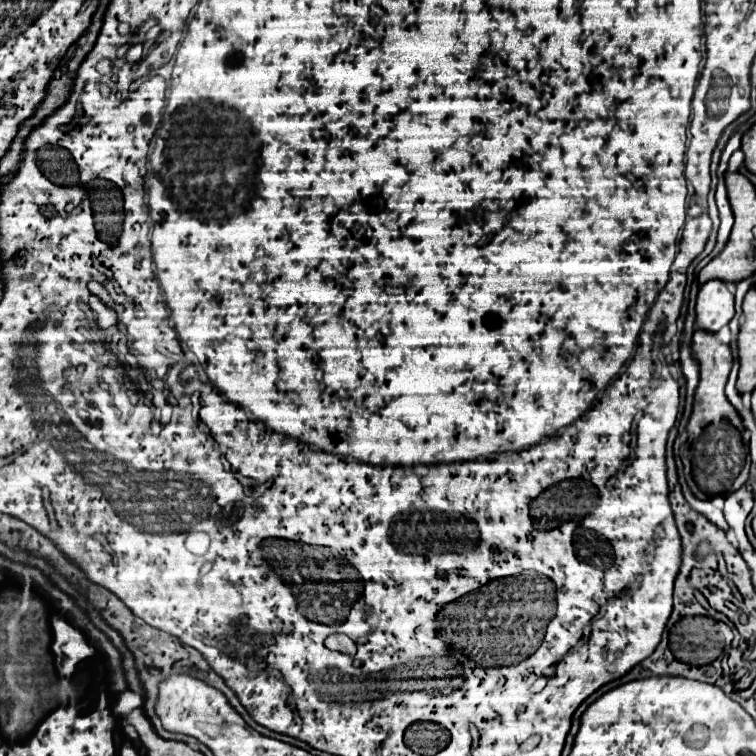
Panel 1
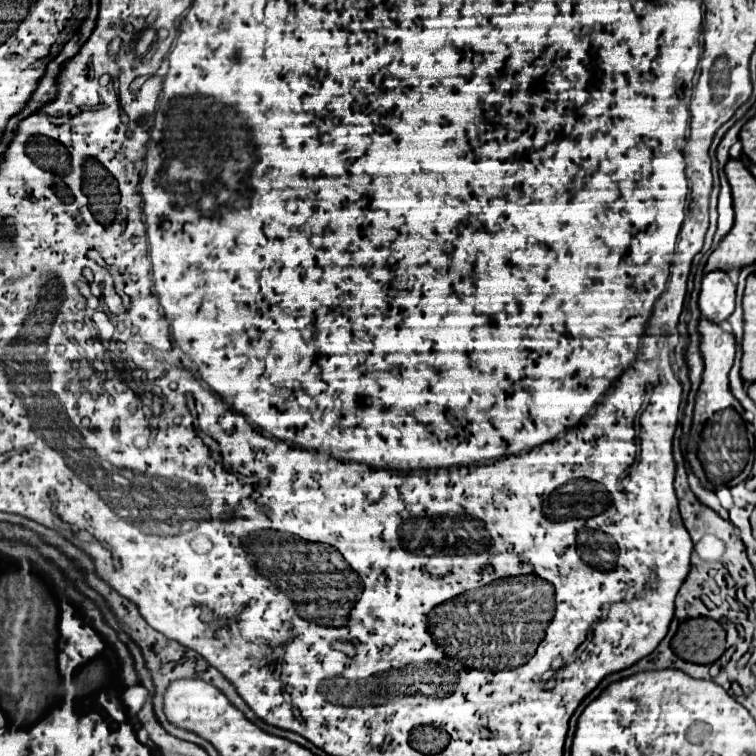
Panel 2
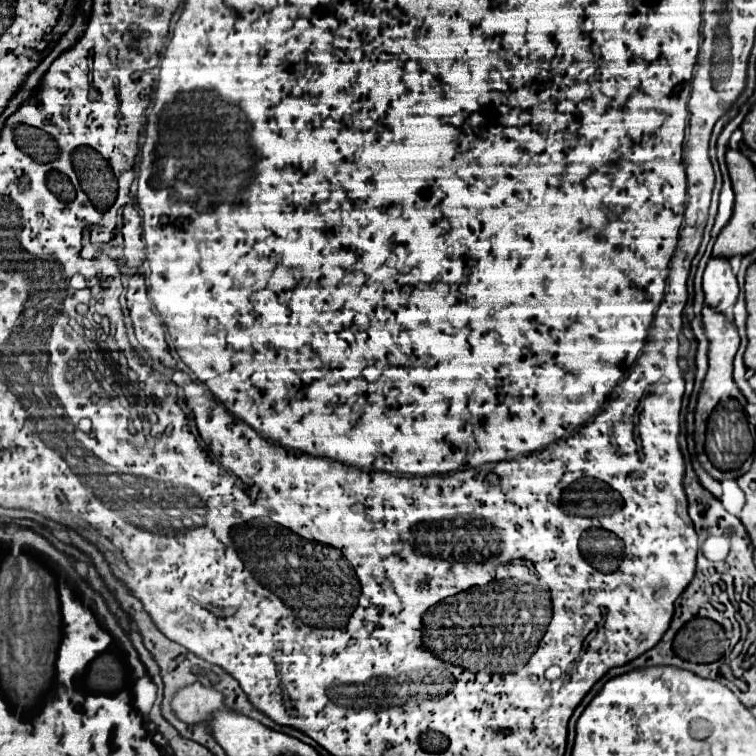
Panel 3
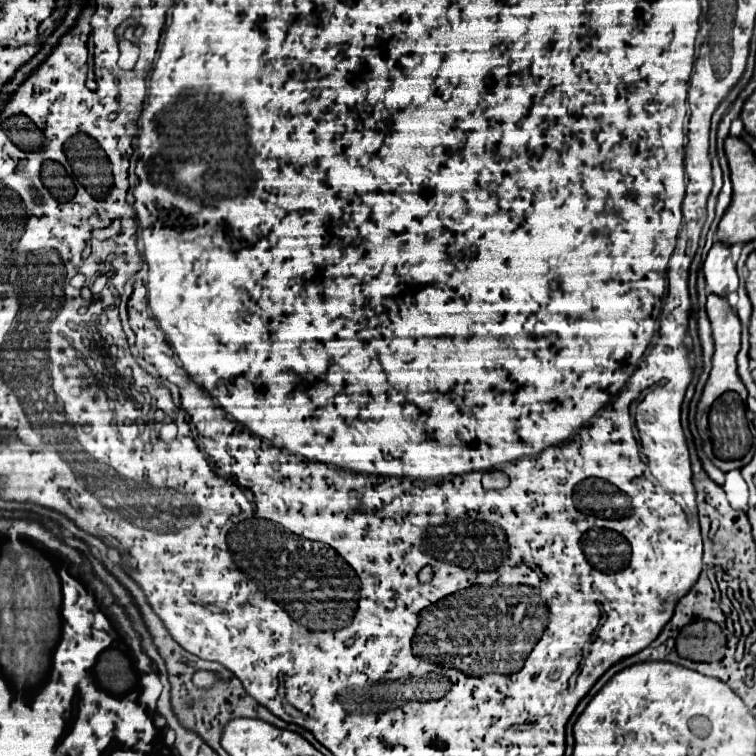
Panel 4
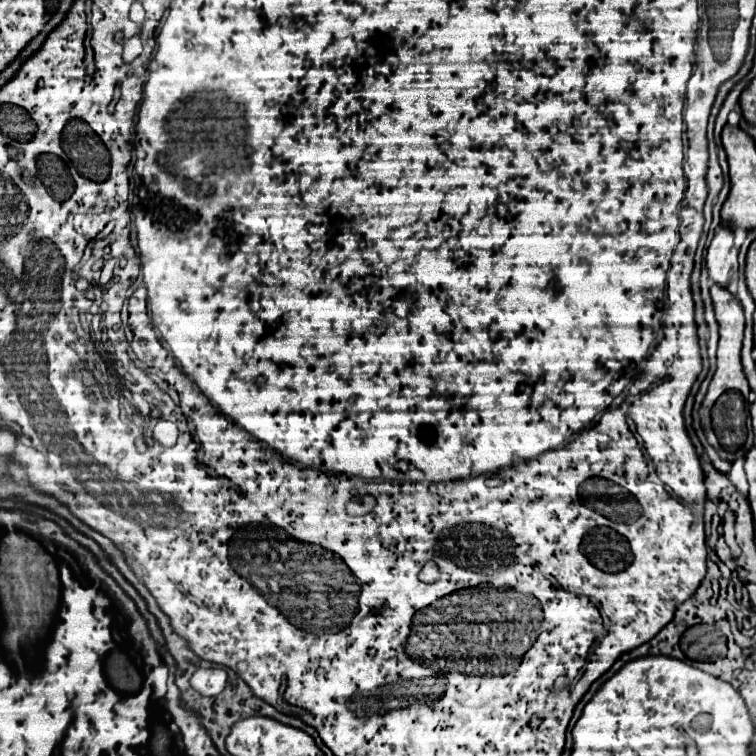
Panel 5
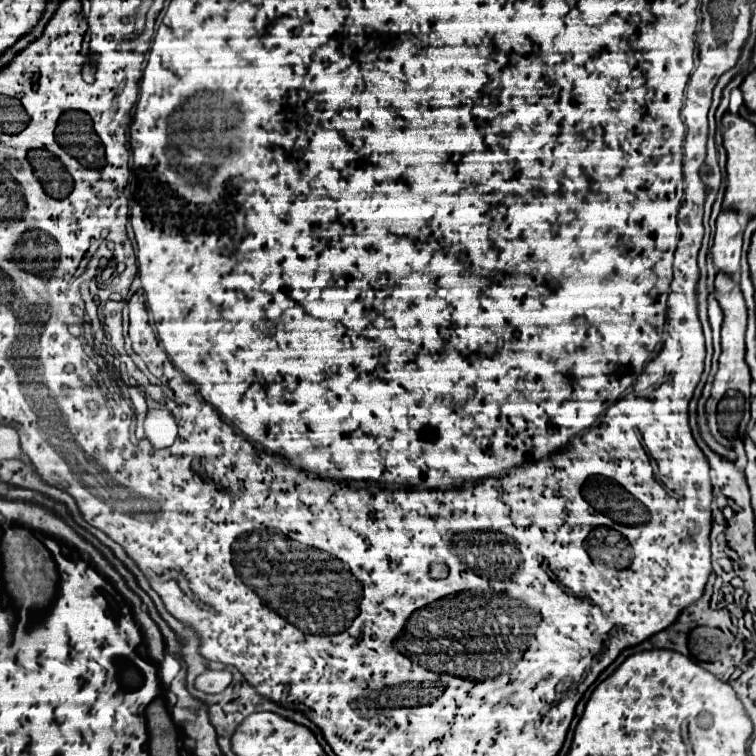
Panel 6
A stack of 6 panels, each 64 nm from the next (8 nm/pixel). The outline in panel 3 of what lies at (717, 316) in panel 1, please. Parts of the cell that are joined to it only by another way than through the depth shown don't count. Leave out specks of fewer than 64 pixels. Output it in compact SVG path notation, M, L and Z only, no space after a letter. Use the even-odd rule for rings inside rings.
M710 258L704 270L704 302L706 306L726 314L738 298L738 282L726 258Z

